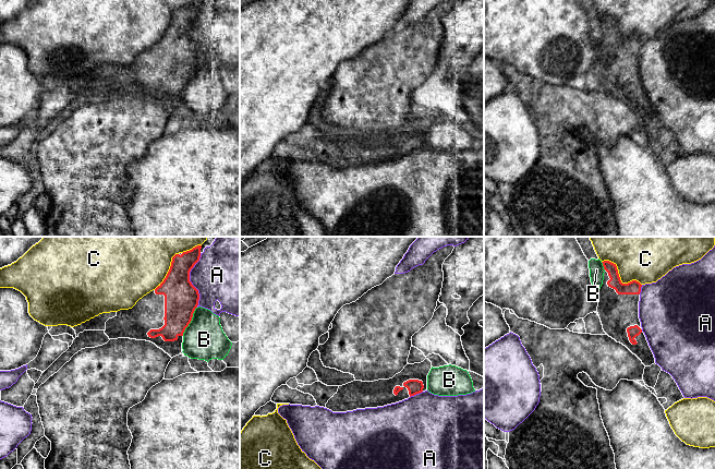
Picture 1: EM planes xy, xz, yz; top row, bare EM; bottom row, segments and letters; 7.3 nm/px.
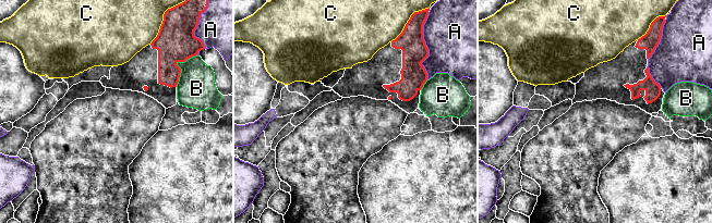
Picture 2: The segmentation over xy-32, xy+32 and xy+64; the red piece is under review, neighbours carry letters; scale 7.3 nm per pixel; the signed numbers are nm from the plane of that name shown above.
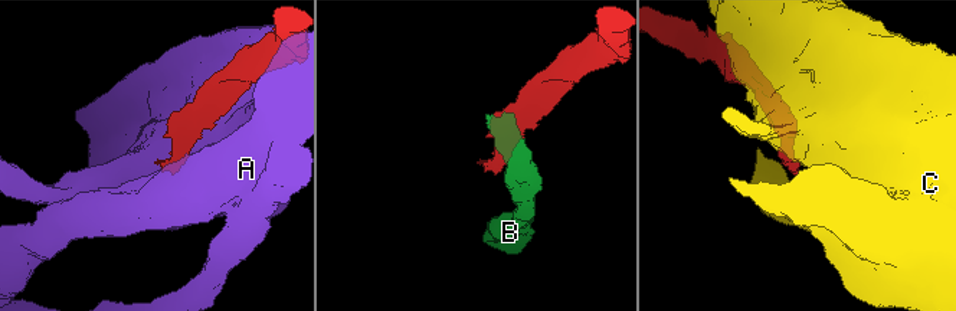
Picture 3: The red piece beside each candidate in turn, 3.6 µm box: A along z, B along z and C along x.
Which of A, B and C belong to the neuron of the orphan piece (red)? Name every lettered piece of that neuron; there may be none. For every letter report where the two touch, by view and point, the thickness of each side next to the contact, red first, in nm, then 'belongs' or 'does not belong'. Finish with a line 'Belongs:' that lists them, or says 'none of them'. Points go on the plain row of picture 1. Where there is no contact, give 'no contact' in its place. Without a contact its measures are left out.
A: xy (189, 36) | 260/380 nm | does not belong
B: xy (191, 75) | 260/300 nm | does not belong
C: yz (619, 33) | 100/280 nm | does not belong
Belongs: none of them

